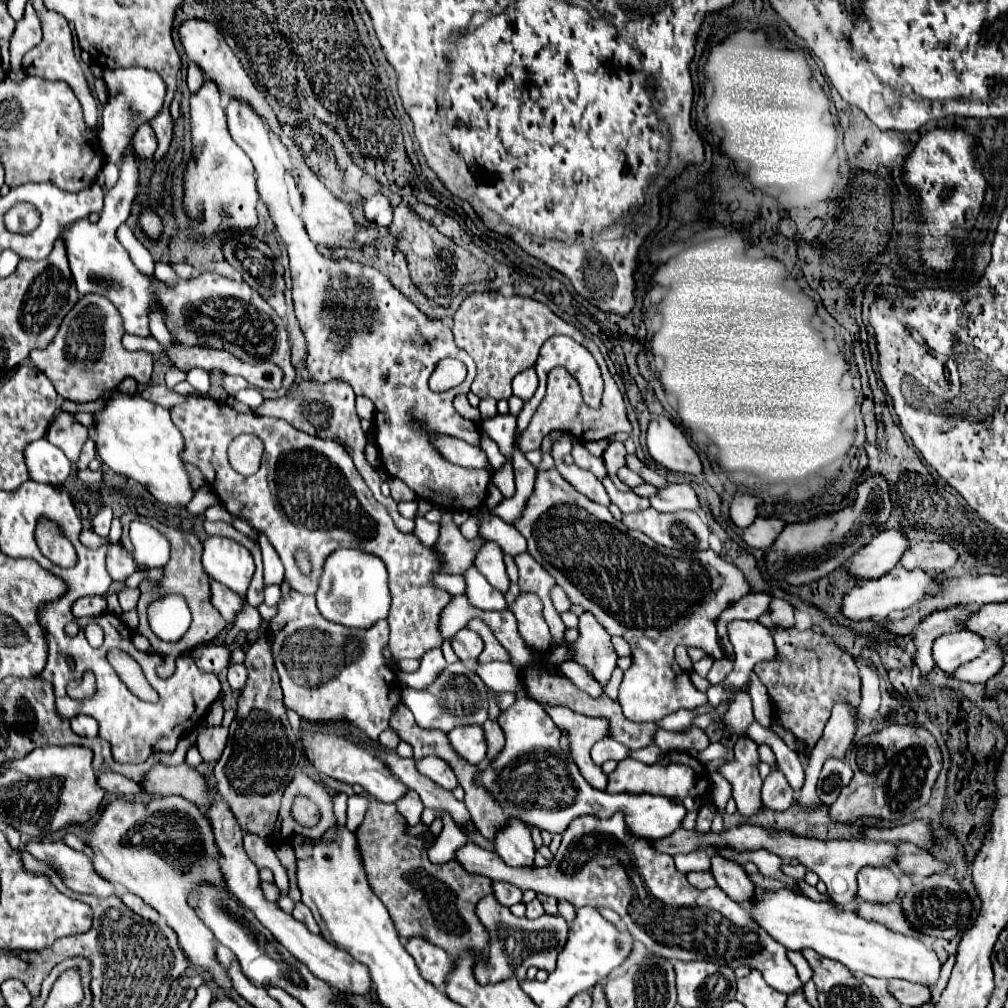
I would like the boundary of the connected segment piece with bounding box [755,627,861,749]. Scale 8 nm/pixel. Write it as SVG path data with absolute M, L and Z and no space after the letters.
M777 627L773 629L773 639L777 645L775 661L755 665L755 675L761 679L769 697L773 699L775 717L811 749L821 739L823 727L831 715L831 707L837 701L847 699L851 705L859 705L861 687L859 681L851 681L859 679L855 659L841 651L833 641L825 641L829 637L817 629L799 631L795 627Z

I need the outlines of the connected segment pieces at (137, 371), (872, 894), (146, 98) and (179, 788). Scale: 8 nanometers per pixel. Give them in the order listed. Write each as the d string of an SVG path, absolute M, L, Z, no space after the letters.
M83 295L63 319L53 343L47 349L35 349L29 359L55 385L63 399L87 403L97 399L97 389L115 389L125 377L133 377L139 389L149 385L153 355L149 351L127 351L121 343L125 335L121 313L103 295Z
M865 867L857 875L859 883L859 899L867 903L895 903L899 901L901 885L897 875L887 867Z
M143 67L129 69L105 69L103 79L109 89L109 103L101 111L101 133L99 144L107 162L118 163L131 144L133 135L145 121L151 121L162 109L166 93L165 84L157 73Z
M181 763L177 767L157 765L143 781L143 787L159 795L181 795L199 807L205 807L211 801L209 787L205 785L203 777L187 763Z

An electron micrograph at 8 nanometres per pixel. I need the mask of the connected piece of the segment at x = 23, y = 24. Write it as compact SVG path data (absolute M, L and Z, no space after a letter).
M29 3L25 7L25 15L17 21L17 27L11 35L11 67L19 69L21 57L38 45L42 40L41 21L37 17L35 7Z

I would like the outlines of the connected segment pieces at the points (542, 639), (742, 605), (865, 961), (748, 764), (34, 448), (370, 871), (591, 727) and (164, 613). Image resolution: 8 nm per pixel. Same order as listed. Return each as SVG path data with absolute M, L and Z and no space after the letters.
M521 593L515 601L515 617L521 637L533 651L547 651L553 647L547 621L543 617L543 603L535 593Z
M751 591L747 597L739 599L735 605L727 607L717 620L717 633L727 657L734 661L734 650L727 635L727 625L735 619L759 619L767 609L773 597L765 591Z
M757 889L751 903L747 905L747 911L761 929L765 929L777 943L785 945L787 949L801 951L803 947L809 947L821 957L843 963L853 973L883 979L903 977L929 987L933 987L939 979L941 963L935 951L929 949L925 943L917 941L915 937L893 933L883 925L877 925L875 921L865 921L855 913L837 911L829 903L815 903L803 893L795 893L791 889Z
M741 737L735 745L735 759L719 769L719 773L733 785L733 799L743 815L757 813L761 803L761 777L759 777L759 745L747 737Z
M37 439L25 447L25 465L31 481L57 485L69 477L71 461L47 439Z
M371 799L365 821L355 831L369 885L387 907L399 937L421 935L443 947L451 957L469 949L489 949L489 931L479 921L475 907L483 897L493 893L493 881L465 871L455 859L441 865L431 863L427 857L427 839L423 835L407 835L407 827L407 821L393 803Z
M549 707L545 709L551 719L569 731L571 749L573 749L573 761L577 763L581 775L591 783L595 789L605 791L607 787L607 775L601 771L601 767L593 765L589 757L589 749L595 741L603 739L607 735L607 721L605 719L591 719L579 713L573 713L565 707Z
M167 595L149 605L151 631L163 641L179 641L191 624L191 613L181 595Z

